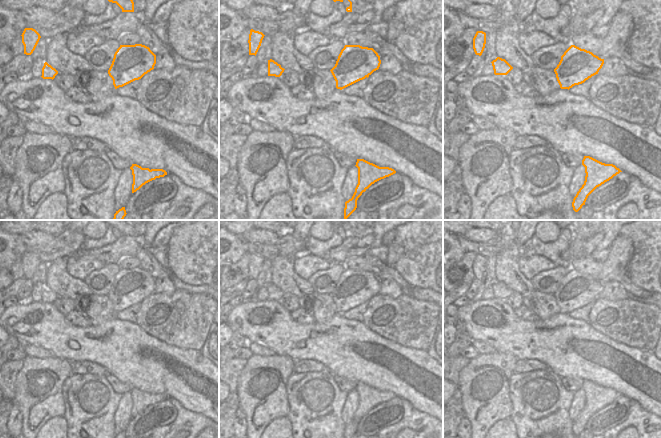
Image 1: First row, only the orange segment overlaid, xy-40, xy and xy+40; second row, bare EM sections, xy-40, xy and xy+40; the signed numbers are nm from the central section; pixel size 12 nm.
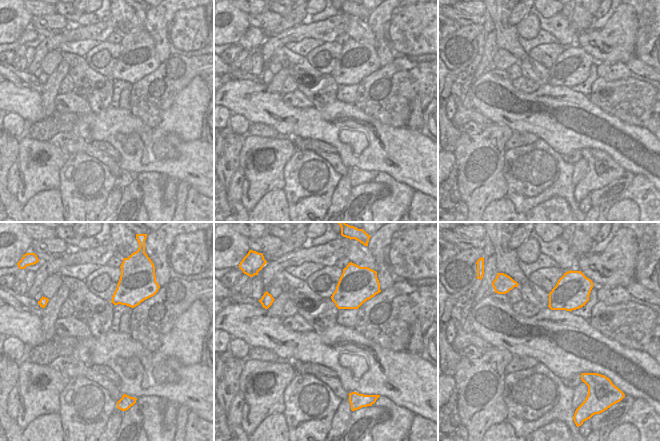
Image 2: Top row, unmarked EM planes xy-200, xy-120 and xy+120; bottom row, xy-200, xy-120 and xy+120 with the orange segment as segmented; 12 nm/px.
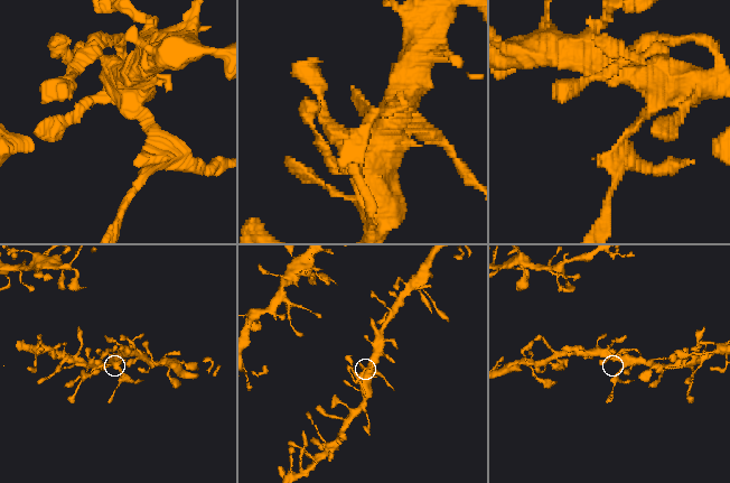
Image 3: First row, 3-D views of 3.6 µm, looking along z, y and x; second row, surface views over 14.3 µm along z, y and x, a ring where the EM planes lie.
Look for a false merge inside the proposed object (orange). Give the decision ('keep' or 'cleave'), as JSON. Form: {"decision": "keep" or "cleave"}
{"decision": "cleave"}

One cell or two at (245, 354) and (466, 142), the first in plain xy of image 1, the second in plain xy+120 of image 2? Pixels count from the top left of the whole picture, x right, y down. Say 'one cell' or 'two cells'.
two cells

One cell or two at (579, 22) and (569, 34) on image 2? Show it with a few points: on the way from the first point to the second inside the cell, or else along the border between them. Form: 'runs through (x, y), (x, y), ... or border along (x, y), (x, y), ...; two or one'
border along (567, 18), (571, 28), (577, 34); two

